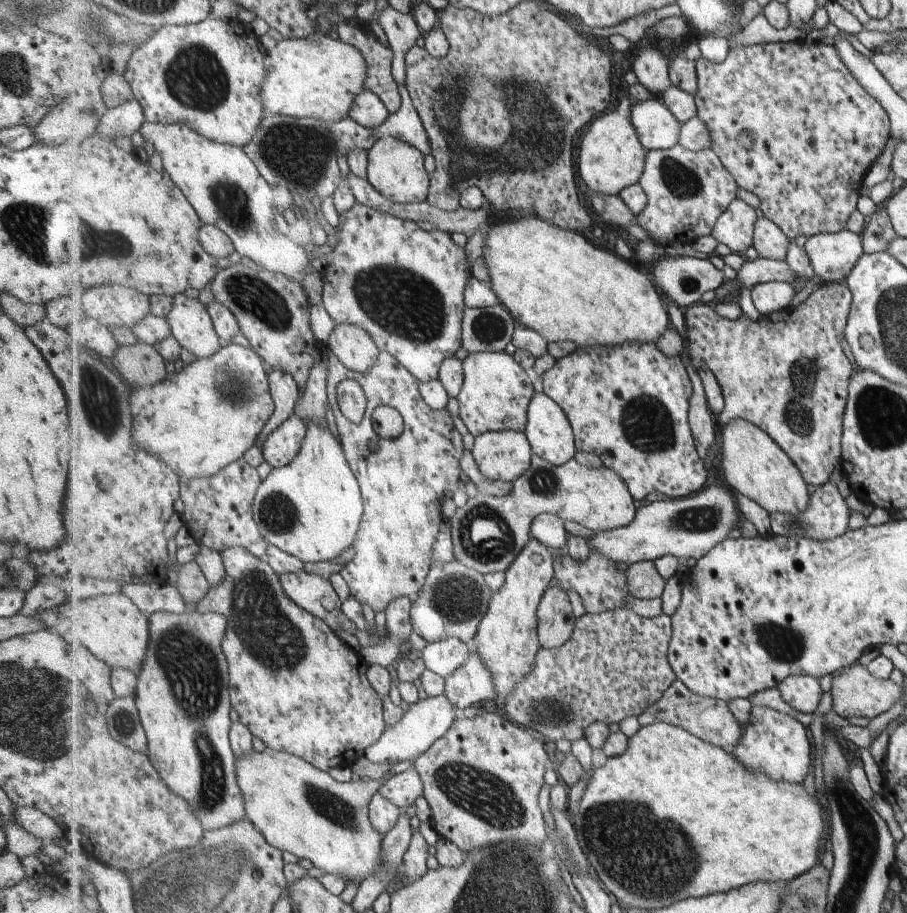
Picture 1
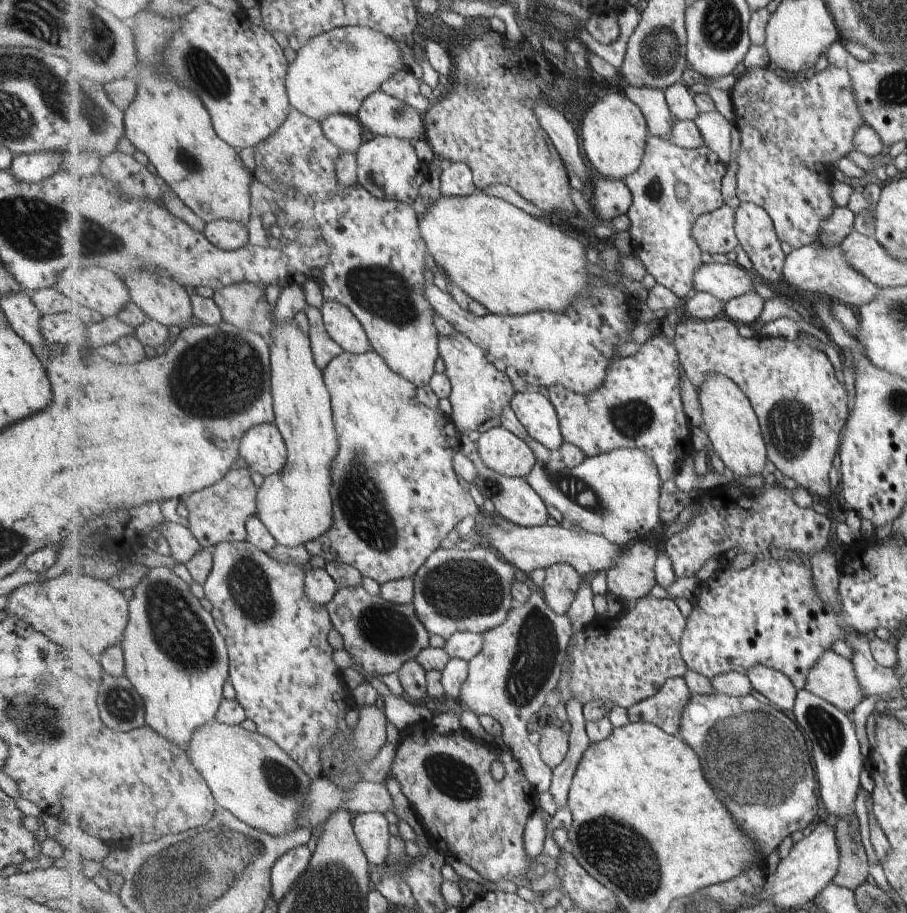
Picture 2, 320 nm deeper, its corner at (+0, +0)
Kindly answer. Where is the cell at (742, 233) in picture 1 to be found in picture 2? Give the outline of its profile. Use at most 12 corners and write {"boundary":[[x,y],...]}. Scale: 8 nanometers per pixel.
{"boundary":[[736,209],[697,218],[702,252],[725,255],[740,244]]}

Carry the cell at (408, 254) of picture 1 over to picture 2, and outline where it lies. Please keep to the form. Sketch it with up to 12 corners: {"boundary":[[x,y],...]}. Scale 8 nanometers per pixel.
{"boundary":[[341,187],[317,202],[326,301],[393,371],[440,357],[428,243],[411,204]]}

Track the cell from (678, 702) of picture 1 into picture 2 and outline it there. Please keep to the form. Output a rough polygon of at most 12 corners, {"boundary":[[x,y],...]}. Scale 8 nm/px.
{"boundary":[[671,678],[655,696],[629,708],[630,723],[679,735],[693,692]]}

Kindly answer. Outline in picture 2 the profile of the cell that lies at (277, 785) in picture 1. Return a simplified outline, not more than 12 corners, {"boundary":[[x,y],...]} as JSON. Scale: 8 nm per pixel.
{"boundary":[[215,722],[186,749],[218,807],[301,828],[313,778],[277,742]]}

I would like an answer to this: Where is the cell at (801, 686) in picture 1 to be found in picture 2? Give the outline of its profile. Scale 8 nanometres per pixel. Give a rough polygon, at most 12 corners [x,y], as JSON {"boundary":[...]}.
{"boundary":[[759,665],[748,676],[755,689],[786,713],[800,691],[788,675]]}

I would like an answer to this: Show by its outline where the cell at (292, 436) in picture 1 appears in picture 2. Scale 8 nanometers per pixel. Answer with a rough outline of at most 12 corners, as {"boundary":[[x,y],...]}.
{"boundary":[[276,424],[245,434],[240,456],[265,478],[285,469],[288,447]]}

